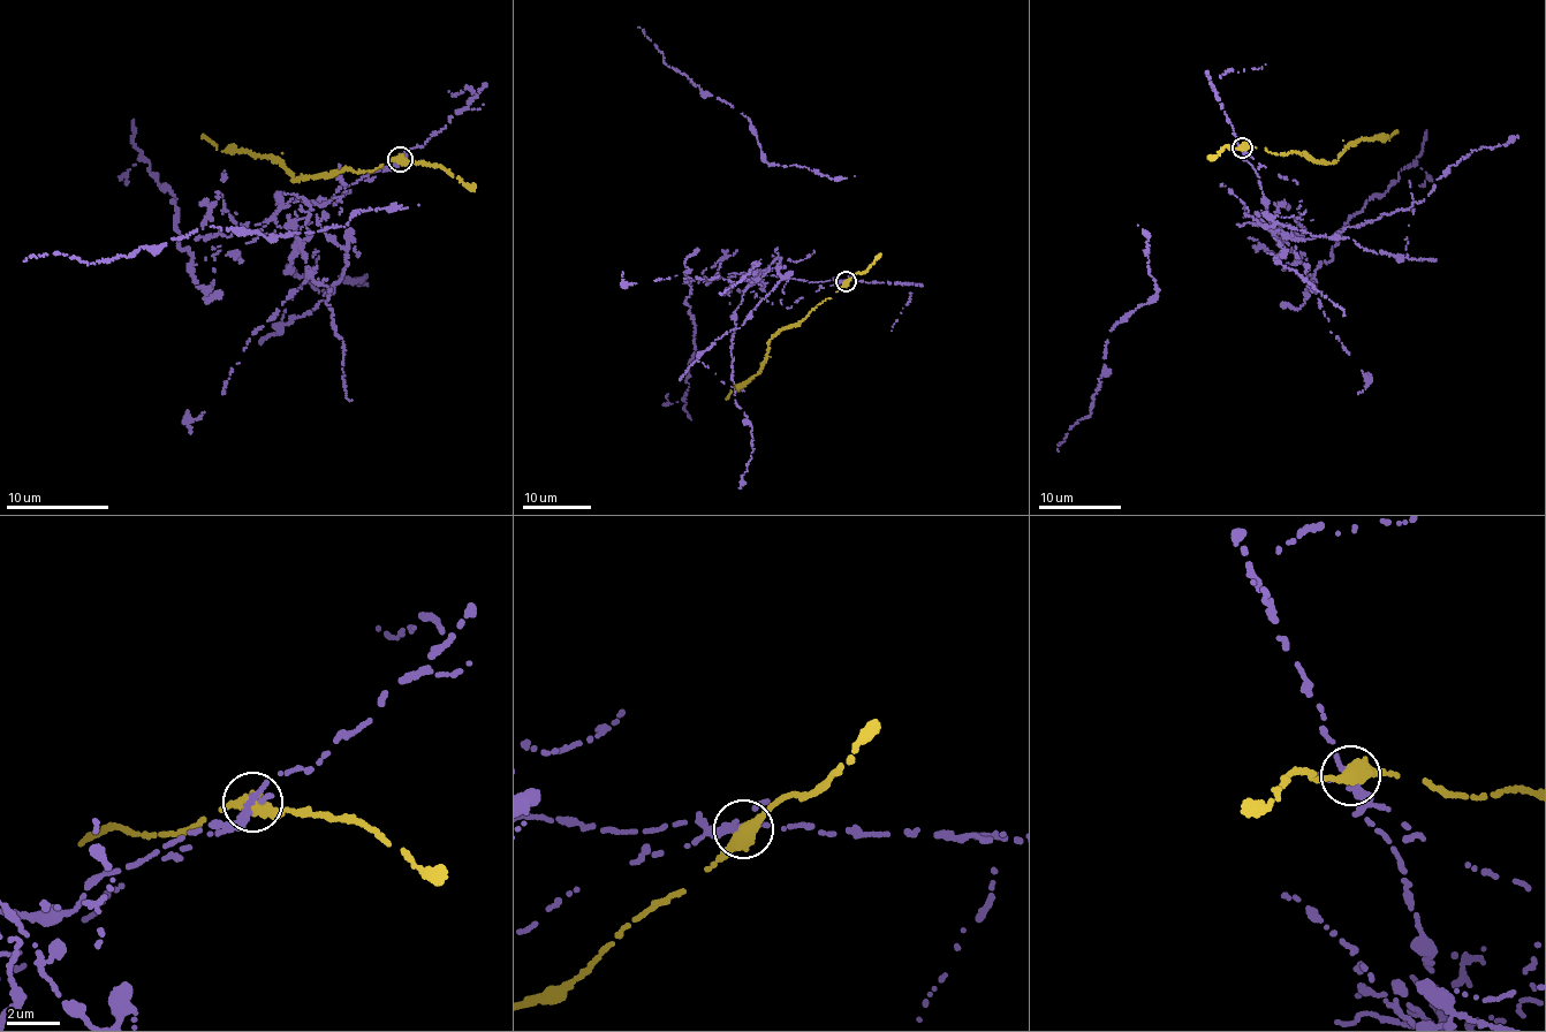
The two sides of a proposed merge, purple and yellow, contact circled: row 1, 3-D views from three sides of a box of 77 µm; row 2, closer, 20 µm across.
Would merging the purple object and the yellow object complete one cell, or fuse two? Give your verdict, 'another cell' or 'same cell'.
another cell

